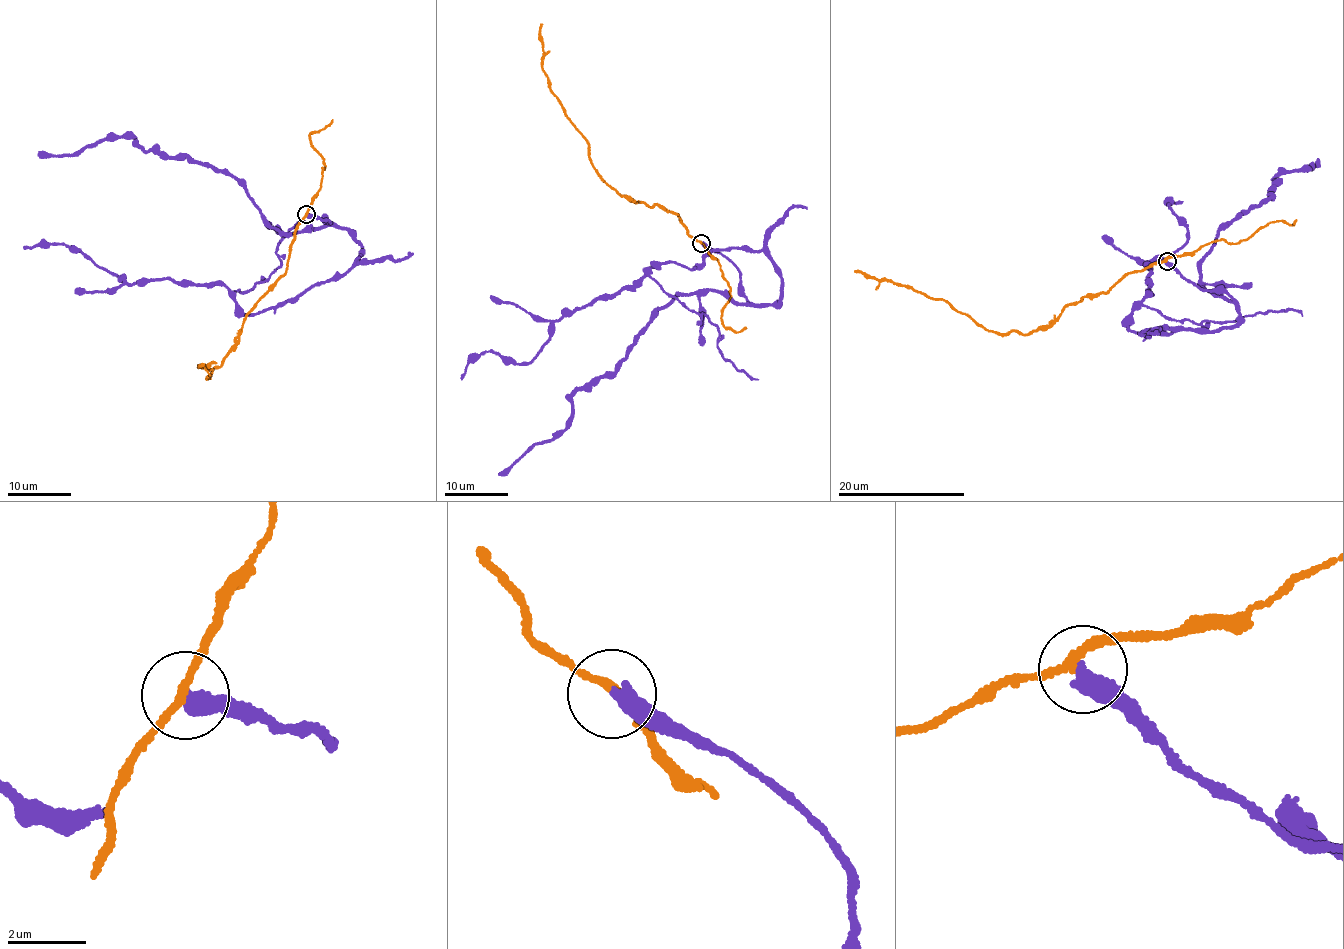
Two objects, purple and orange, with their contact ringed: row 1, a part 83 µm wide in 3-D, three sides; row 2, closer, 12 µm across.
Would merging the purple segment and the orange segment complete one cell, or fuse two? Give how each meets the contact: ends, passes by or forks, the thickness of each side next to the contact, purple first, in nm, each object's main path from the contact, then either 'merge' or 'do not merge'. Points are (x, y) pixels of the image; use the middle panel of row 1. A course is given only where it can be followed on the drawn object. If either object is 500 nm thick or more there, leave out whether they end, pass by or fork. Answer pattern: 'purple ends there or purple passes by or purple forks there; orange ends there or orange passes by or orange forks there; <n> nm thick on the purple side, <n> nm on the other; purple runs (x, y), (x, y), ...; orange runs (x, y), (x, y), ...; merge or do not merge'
purple ends there; orange passes by; 480 nm thick on the purple side, 180 nm on the other; purple runs (701, 244), (752, 304), (780, 301), (761, 251), (713, 250), (563, 313), (527, 363), (481, 353), (462, 379); orange runs (701, 244), (675, 213), (656, 204), (634, 203), (603, 180), (587, 140), (568, 119), (542, 69), (541, 24); do not merge

